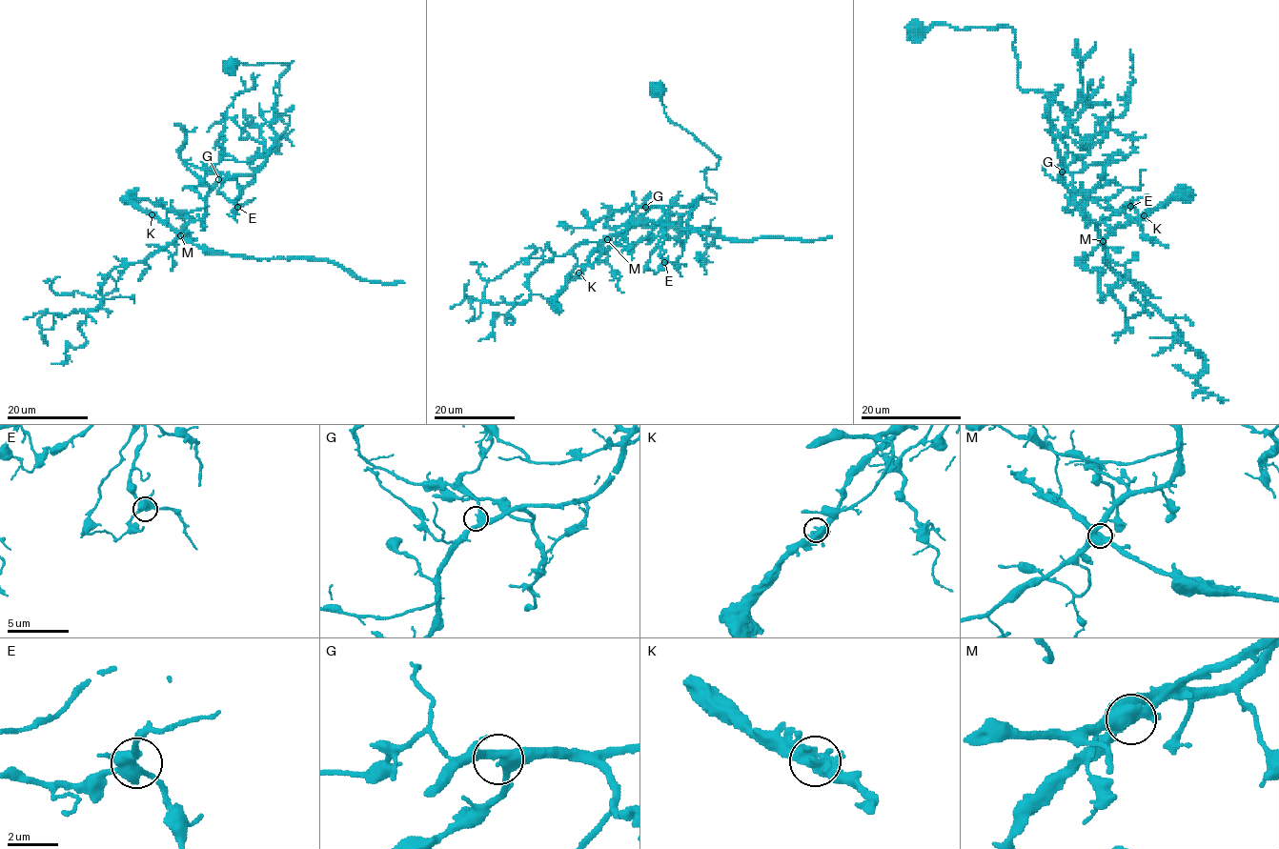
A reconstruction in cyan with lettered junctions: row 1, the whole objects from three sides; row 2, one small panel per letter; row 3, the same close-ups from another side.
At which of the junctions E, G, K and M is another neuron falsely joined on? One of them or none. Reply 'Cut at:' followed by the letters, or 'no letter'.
Cut at: M

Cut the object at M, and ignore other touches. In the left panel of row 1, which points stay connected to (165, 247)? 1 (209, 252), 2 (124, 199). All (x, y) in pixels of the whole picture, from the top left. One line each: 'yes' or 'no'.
1: no
2: no

